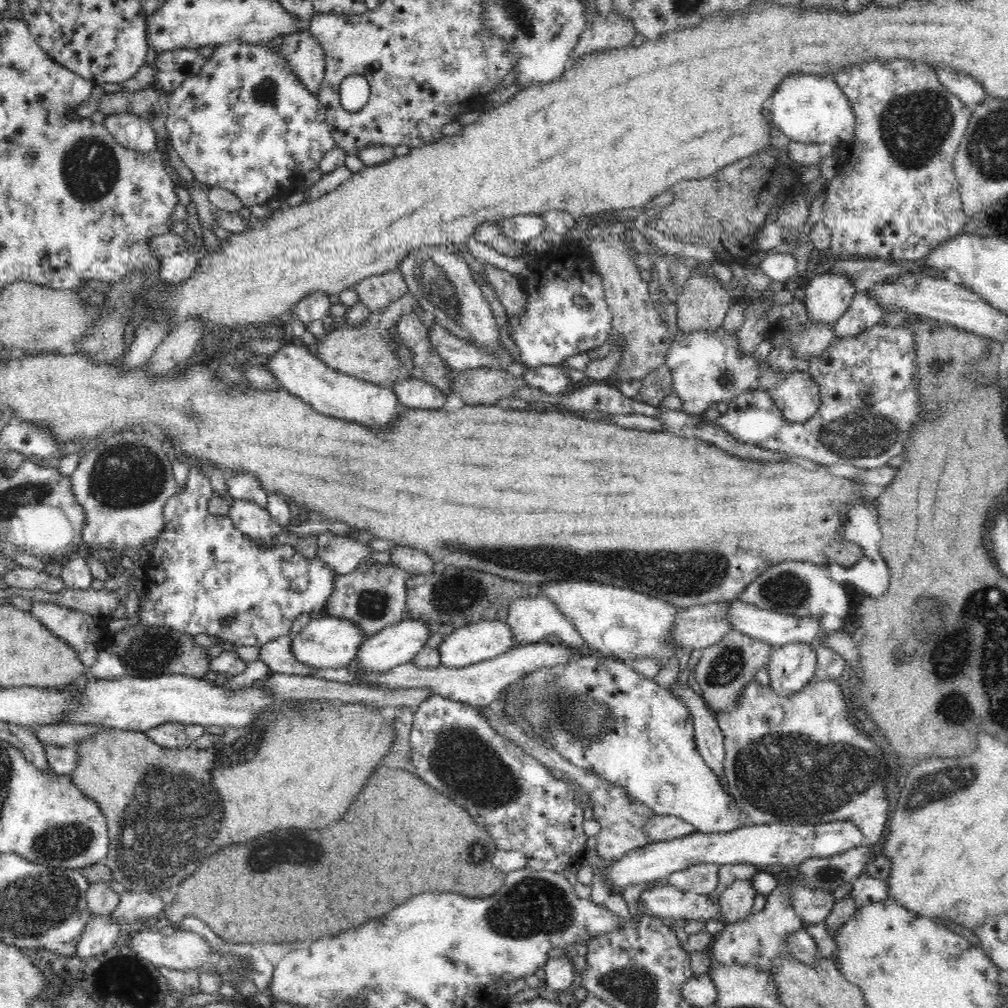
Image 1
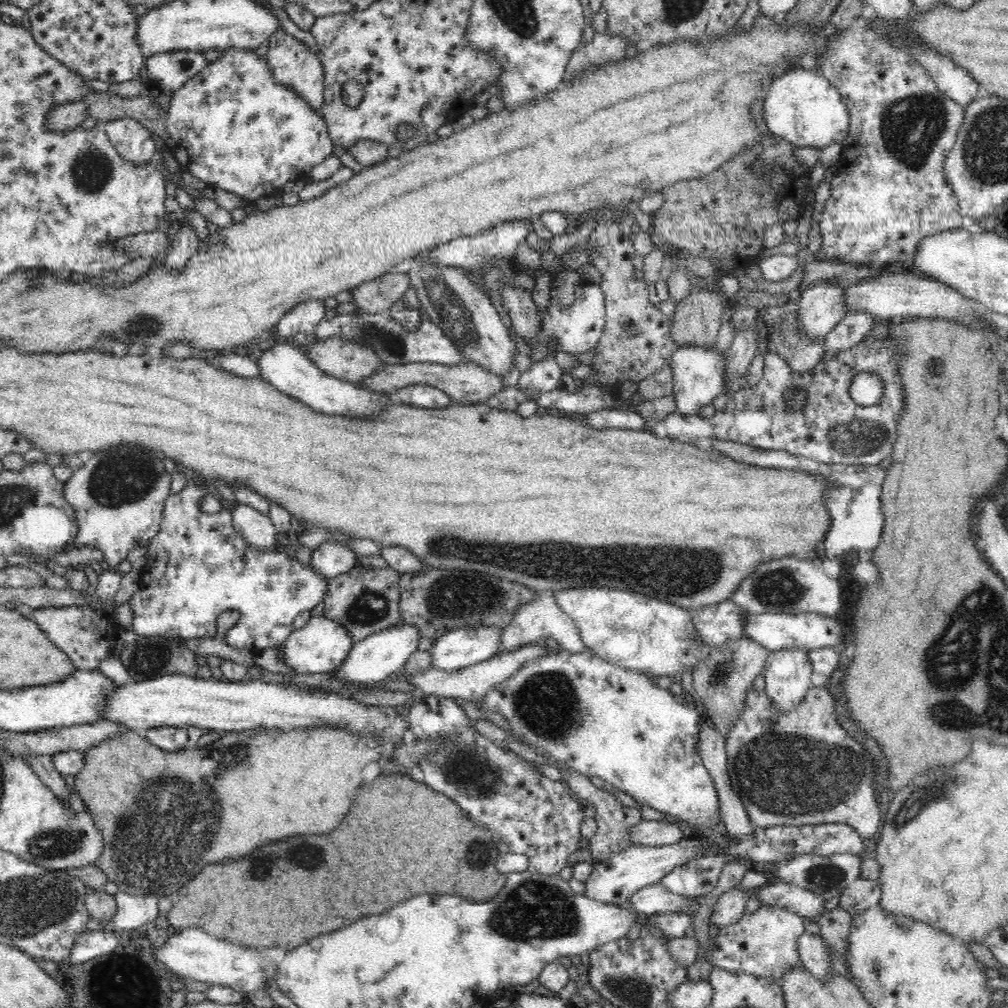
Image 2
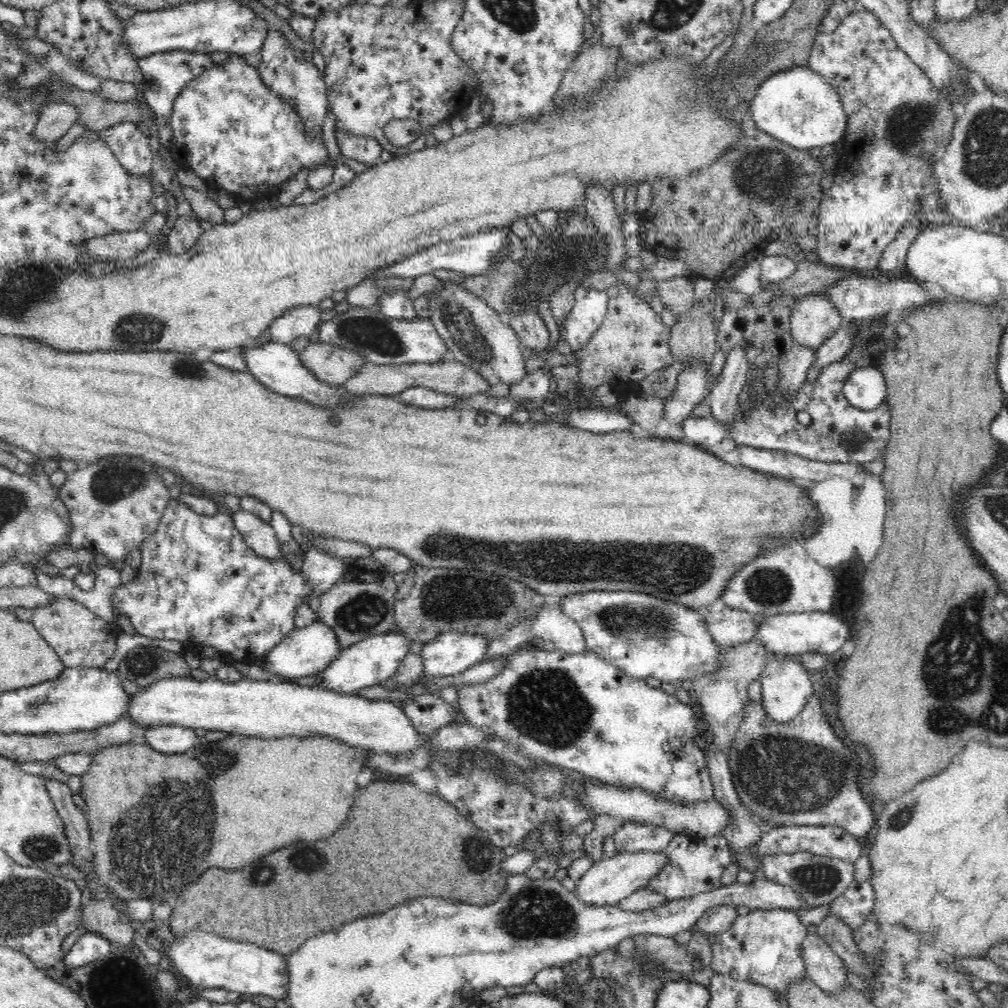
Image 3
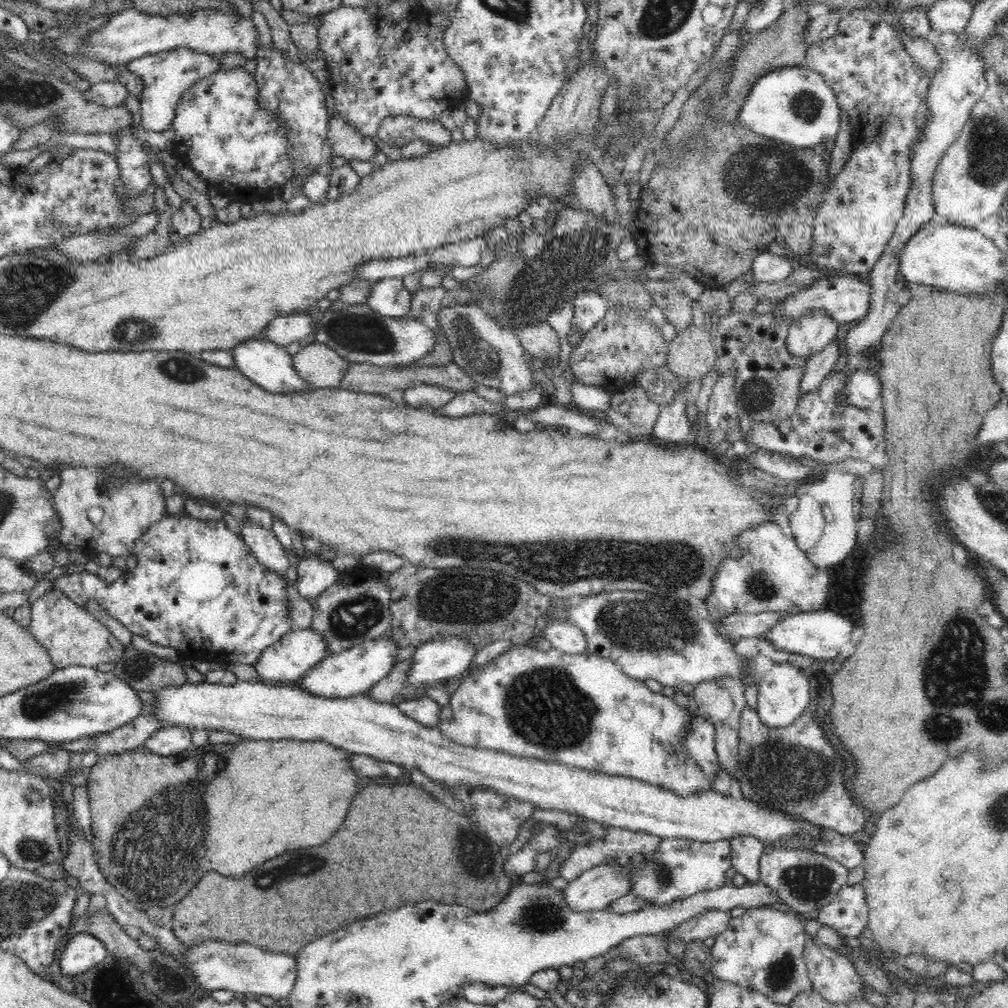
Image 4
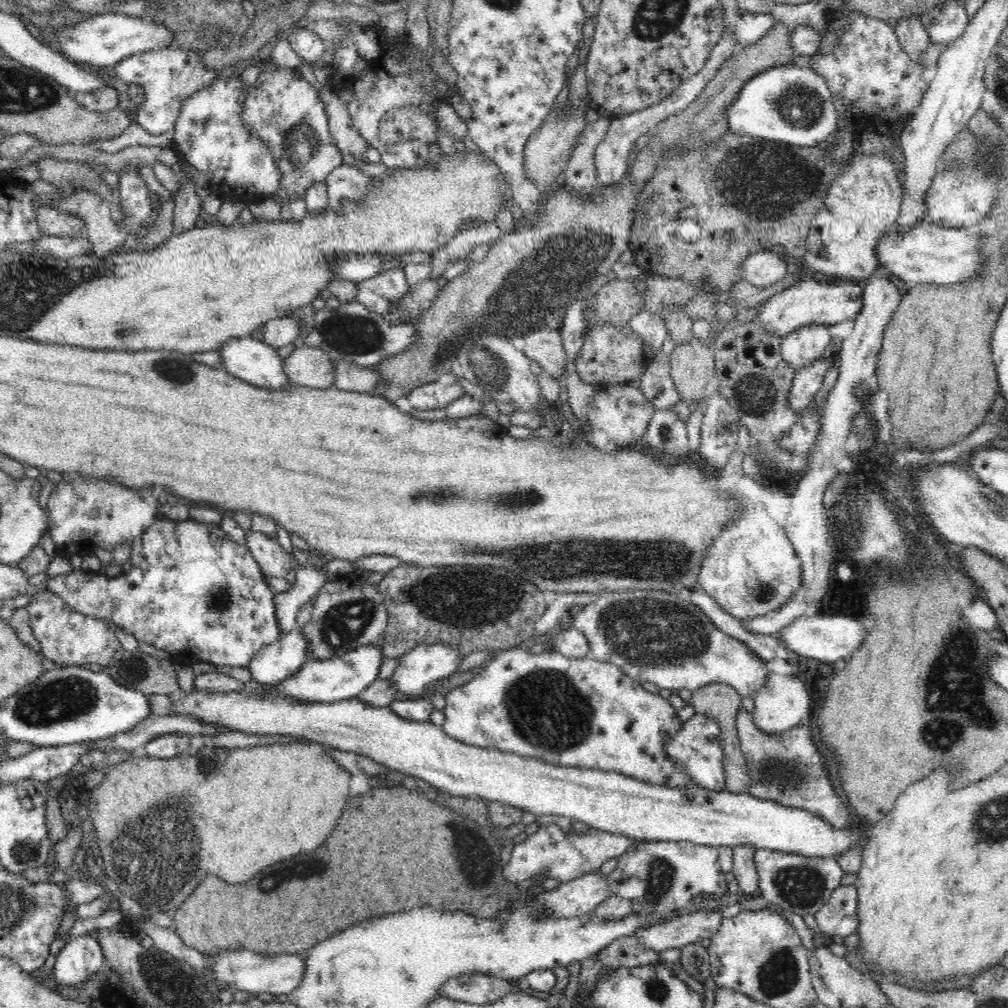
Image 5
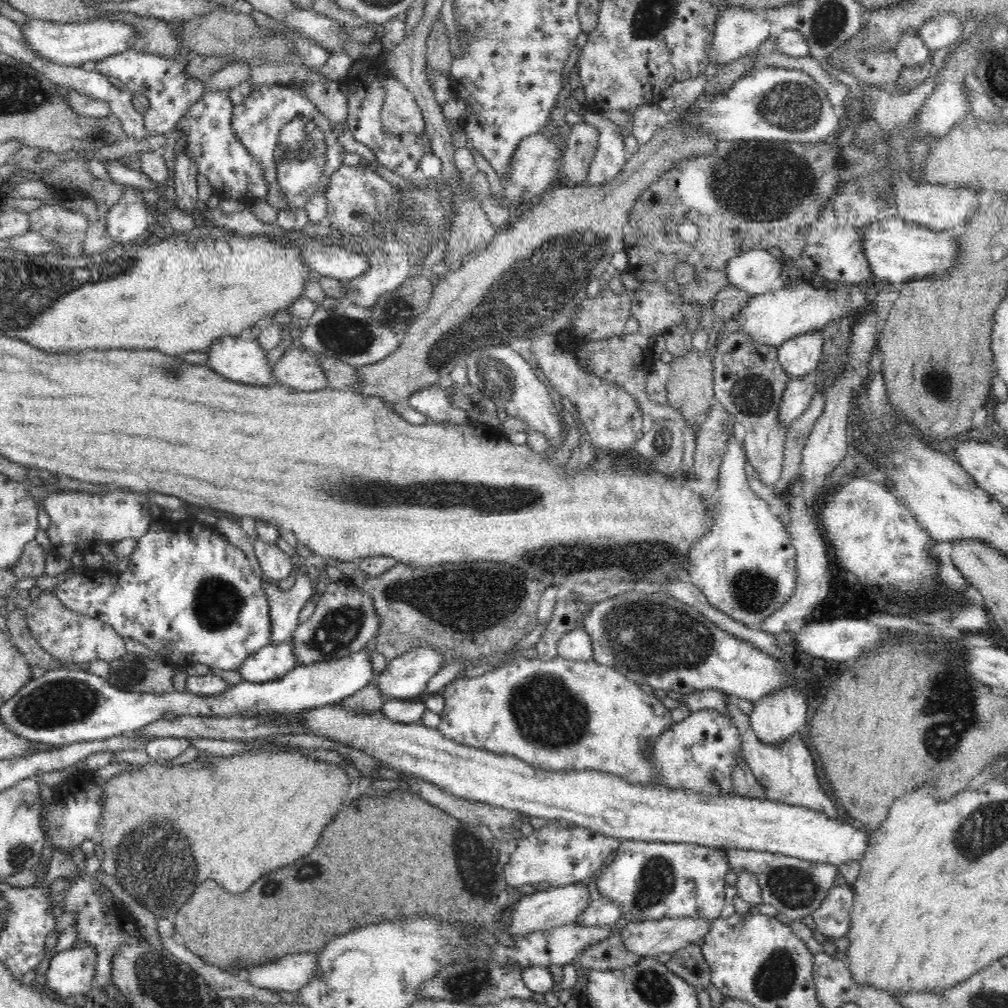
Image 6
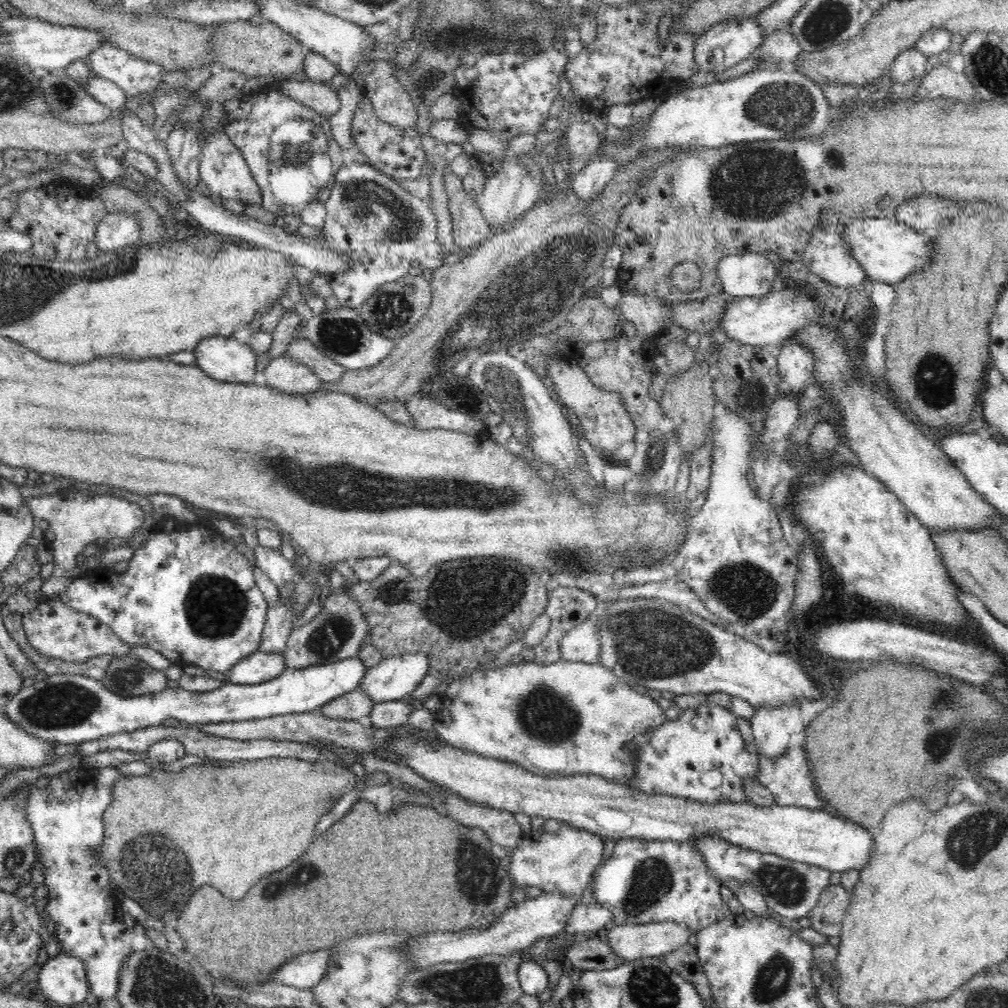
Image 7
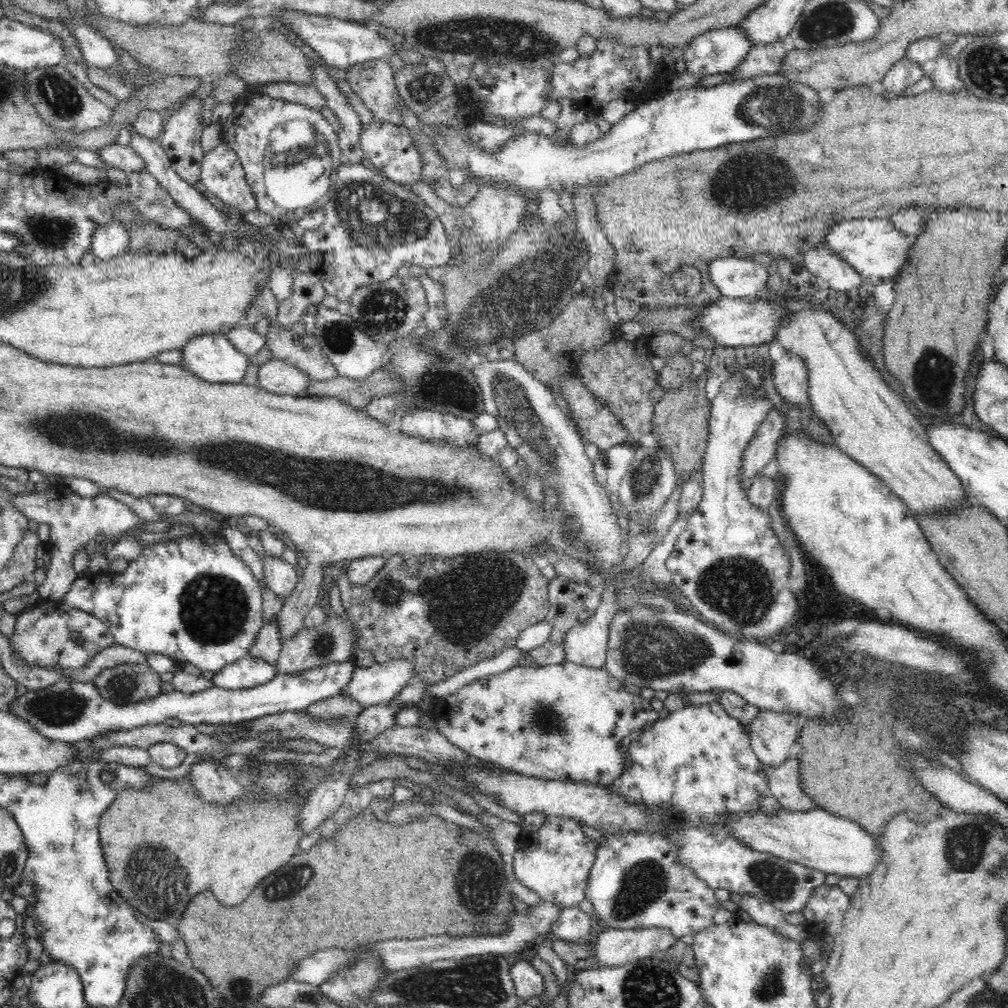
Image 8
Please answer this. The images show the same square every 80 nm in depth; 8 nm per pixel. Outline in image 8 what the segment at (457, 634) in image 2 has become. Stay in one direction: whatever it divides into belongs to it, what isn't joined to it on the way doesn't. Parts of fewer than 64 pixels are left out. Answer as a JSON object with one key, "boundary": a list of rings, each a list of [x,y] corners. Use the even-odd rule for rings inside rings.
{"boundary":[[[406,659],[376,663],[370,668],[358,667],[350,682],[342,689],[342,697],[350,697],[364,708],[388,705],[402,688],[418,679],[414,668],[414,661]]]}

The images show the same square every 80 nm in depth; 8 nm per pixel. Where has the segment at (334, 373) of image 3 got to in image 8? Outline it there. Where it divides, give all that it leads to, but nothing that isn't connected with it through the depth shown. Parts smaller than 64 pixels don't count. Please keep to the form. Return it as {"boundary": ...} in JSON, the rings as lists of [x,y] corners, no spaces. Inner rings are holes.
{"boundary":[[[270,359],[257,371],[260,388],[272,394],[302,395],[311,379],[296,366]]]}

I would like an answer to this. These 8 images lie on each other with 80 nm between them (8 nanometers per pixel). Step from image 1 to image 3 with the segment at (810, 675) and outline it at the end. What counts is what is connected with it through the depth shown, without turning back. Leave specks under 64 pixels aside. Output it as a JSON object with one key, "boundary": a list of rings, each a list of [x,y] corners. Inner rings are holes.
{"boundary":[[[778,654],[766,664],[763,674],[759,677],[761,682],[761,704],[766,715],[774,722],[786,724],[794,719],[804,709],[812,697],[812,680],[810,672],[796,659],[796,656]]]}

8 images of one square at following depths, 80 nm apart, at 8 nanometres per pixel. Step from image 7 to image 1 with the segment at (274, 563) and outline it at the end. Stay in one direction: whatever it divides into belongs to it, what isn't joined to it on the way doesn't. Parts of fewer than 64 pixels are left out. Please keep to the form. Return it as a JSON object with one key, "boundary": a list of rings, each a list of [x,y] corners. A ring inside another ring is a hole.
{"boundary":[[[231,500],[229,515],[233,526],[259,545],[272,543],[274,536],[283,530],[266,508],[247,500]]]}

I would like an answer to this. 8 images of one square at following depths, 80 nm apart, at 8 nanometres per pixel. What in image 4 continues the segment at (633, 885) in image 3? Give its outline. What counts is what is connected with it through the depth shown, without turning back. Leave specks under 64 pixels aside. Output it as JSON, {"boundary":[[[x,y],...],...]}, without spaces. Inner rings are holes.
{"boundary":[[[623,861],[616,866],[605,862],[569,881],[562,890],[563,899],[570,910],[578,913],[606,909],[617,898],[629,893],[632,875],[631,870],[623,868]]]}

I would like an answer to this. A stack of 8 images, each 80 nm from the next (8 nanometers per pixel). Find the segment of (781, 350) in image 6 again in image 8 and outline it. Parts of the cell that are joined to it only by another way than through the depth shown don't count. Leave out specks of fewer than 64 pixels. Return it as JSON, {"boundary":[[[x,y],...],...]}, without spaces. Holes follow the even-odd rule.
{"boundary":[[[784,352],[778,361],[773,362],[772,374],[774,386],[784,402],[794,408],[809,406],[807,364],[799,356]]]}

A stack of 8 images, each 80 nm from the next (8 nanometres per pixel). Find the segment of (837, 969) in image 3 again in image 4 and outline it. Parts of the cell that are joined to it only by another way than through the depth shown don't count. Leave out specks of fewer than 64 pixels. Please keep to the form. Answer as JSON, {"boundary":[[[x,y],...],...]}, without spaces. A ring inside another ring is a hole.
{"boundary":[[[808,936],[804,950],[804,960],[808,965],[808,972],[812,979],[813,990],[820,993],[832,1004],[841,1004],[842,1002],[854,1002],[856,998],[864,999],[864,986],[867,984],[862,981],[858,971],[852,965],[852,961],[845,955],[840,955],[838,951],[825,944],[818,944],[815,938]]]}

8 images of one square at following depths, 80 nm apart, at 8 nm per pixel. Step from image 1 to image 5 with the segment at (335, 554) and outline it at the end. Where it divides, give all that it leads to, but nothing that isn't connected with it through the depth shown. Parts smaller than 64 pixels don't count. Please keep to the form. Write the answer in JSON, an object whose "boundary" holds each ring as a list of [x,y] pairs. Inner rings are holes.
{"boundary":[[[314,565],[300,566],[295,574],[295,582],[286,592],[275,592],[273,601],[275,604],[276,618],[282,631],[282,635],[288,635],[297,630],[297,611],[312,602],[318,591],[328,582],[334,579],[330,574]]]}

